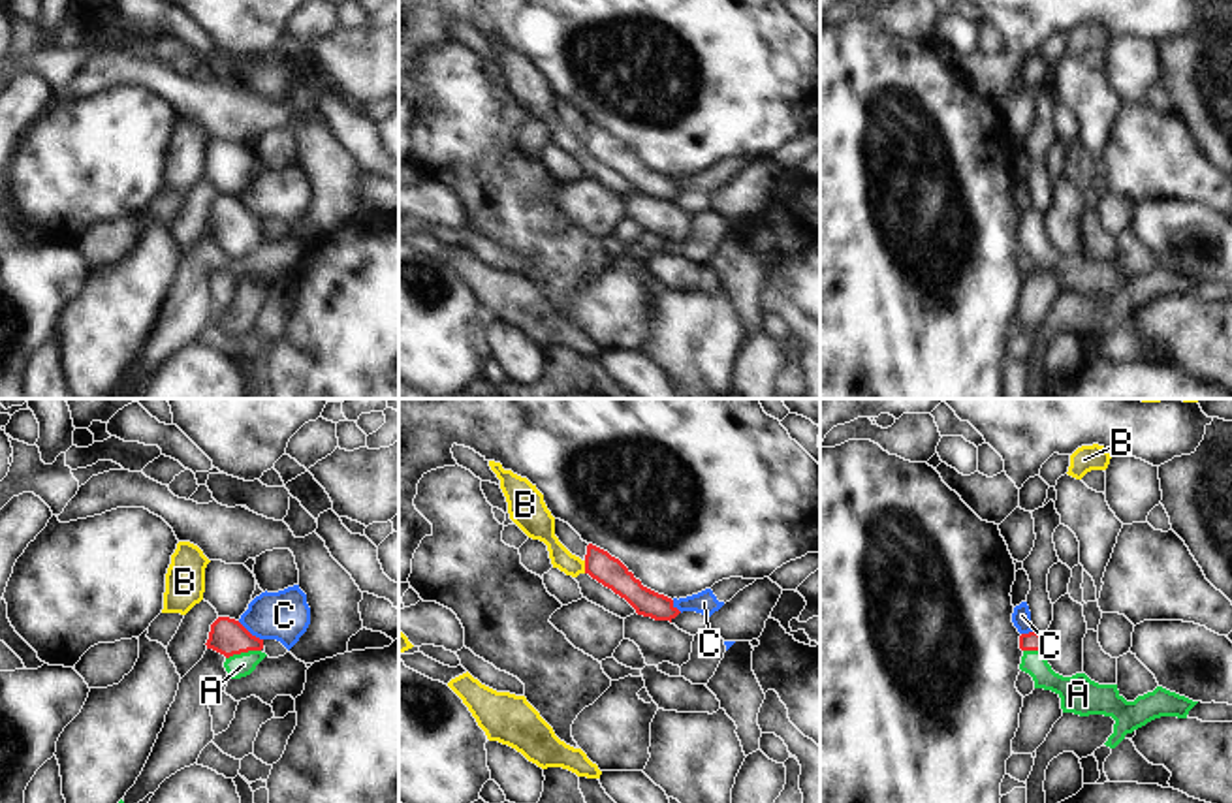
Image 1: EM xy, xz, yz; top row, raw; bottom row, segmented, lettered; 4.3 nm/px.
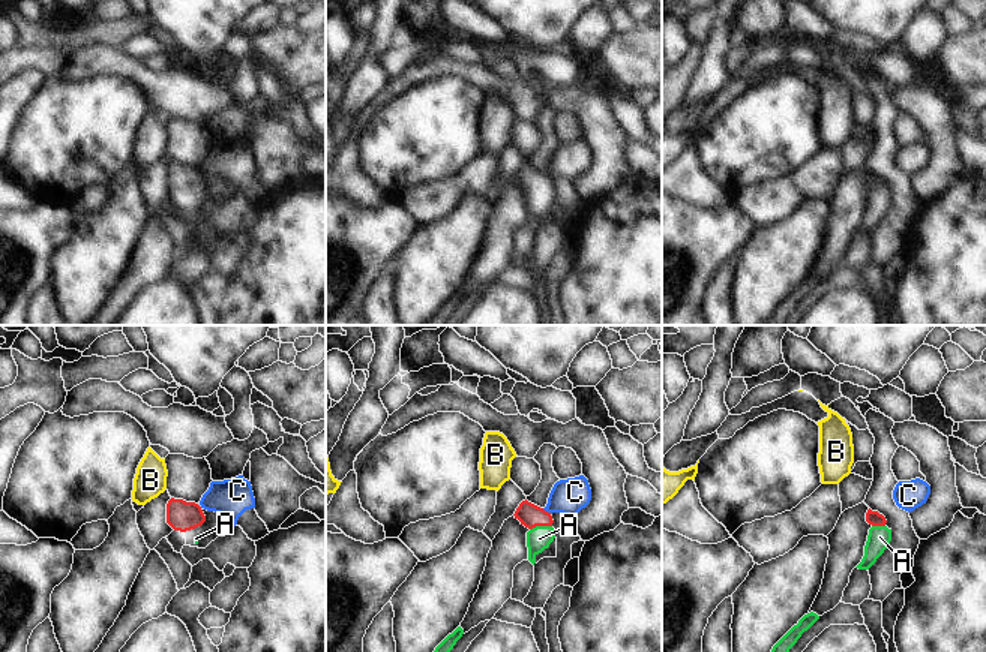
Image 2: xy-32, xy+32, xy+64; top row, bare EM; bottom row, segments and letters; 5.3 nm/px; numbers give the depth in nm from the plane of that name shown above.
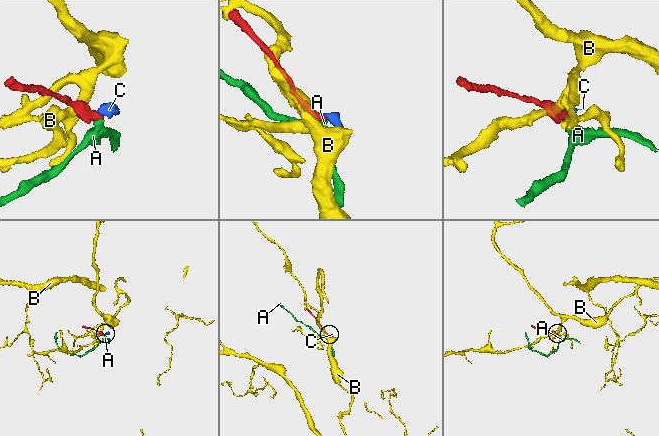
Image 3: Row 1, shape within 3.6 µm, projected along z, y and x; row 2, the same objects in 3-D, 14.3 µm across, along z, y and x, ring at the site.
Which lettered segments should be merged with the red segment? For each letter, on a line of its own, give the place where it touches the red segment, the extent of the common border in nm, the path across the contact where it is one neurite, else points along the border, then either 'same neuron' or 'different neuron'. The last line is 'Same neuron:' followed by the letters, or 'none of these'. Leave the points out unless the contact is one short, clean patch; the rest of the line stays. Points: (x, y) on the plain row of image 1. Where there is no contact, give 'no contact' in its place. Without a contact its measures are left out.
A: meets red in xy at (243, 230); contact 160 nm long; runs through xy (228, 215), (243, 230), (243, 243); same neuron
B: meets red in xz at (585, 145); contact 60 nm long; border along xz (584, 140), (585, 151); different neuron
C: meets red in xy at (249, 211); contact 140 nm long; border along xy (237, 200), (262, 219); different neuron
Same neuron: A

